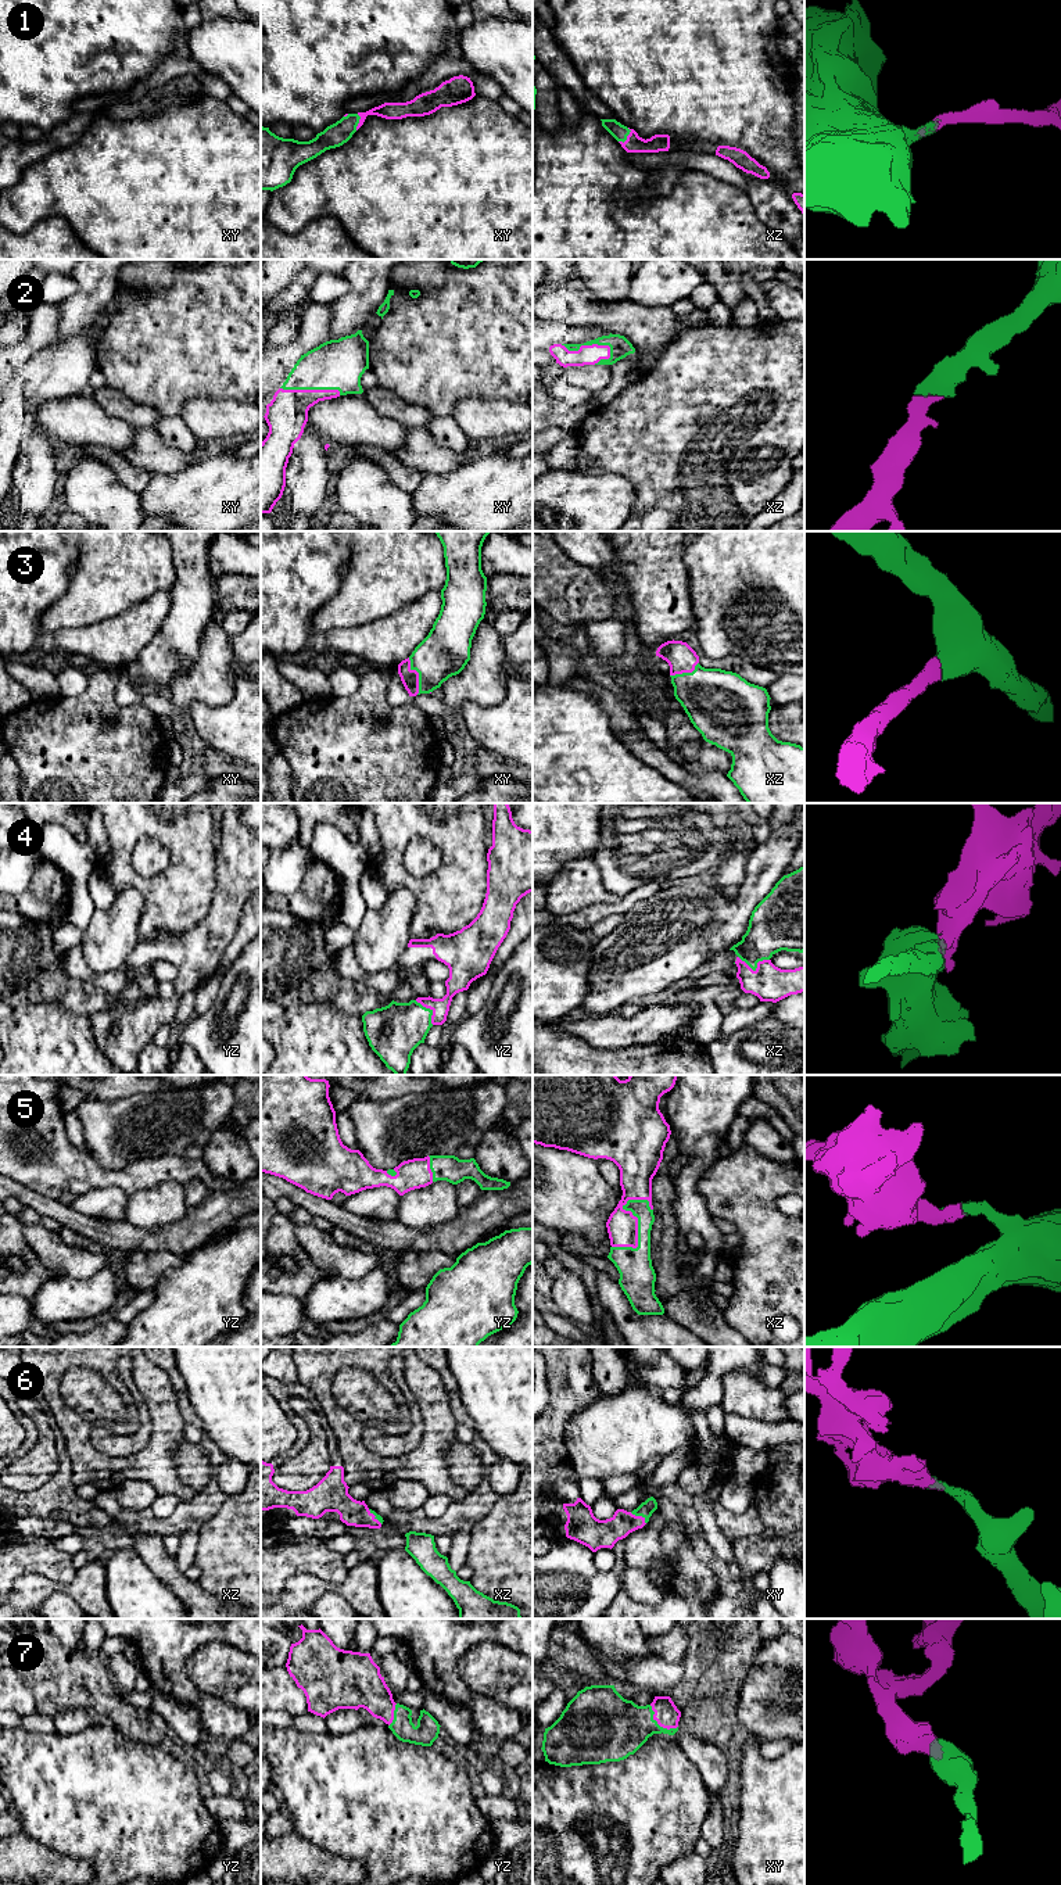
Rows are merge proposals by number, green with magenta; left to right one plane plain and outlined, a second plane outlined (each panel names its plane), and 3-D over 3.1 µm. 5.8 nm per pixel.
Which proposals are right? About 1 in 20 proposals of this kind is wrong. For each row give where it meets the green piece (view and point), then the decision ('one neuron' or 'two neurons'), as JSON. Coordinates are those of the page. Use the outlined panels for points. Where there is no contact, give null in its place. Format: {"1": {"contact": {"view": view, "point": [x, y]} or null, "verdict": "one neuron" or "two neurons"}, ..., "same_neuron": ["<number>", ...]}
{"1": {"contact": {"view": "xz", "point": [626, 138]}, "verdict": "one neuron"}, "2": {"contact": {"view": "xz", "point": [590, 344]}, "verdict": "one neuron"}, "3": {"contact": {"view": "xy", "point": [419, 676]}, "verdict": "one neuron"}, "4": {"contact": {"view": "xz", "point": [755, 968]}, "verdict": "one neuron"}, "5": {"contact": {"view": "xz", "point": [638, 1225]}, "verdict": "one neuron"}, "6": {"contact": {"view": "xy", "point": [640, 1515]}, "verdict": "one neuron"}, "7": {"contact": {"view": "xy", "point": [658, 1724]}, "verdict": "one neuron"}, "same_neuron": ["1", "2", "3", "4", "5", "6", "7"]}

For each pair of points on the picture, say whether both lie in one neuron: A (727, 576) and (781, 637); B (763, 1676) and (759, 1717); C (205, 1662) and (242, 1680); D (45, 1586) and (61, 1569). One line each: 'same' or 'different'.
A: same
B: same
C: same
D: different

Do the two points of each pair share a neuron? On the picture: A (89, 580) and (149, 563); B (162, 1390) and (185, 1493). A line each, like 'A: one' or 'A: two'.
A: one
B: one

